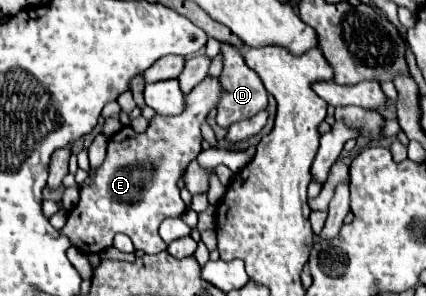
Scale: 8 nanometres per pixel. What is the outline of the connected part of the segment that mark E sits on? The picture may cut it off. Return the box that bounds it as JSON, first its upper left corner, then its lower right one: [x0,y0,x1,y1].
[62,77,220,255]

